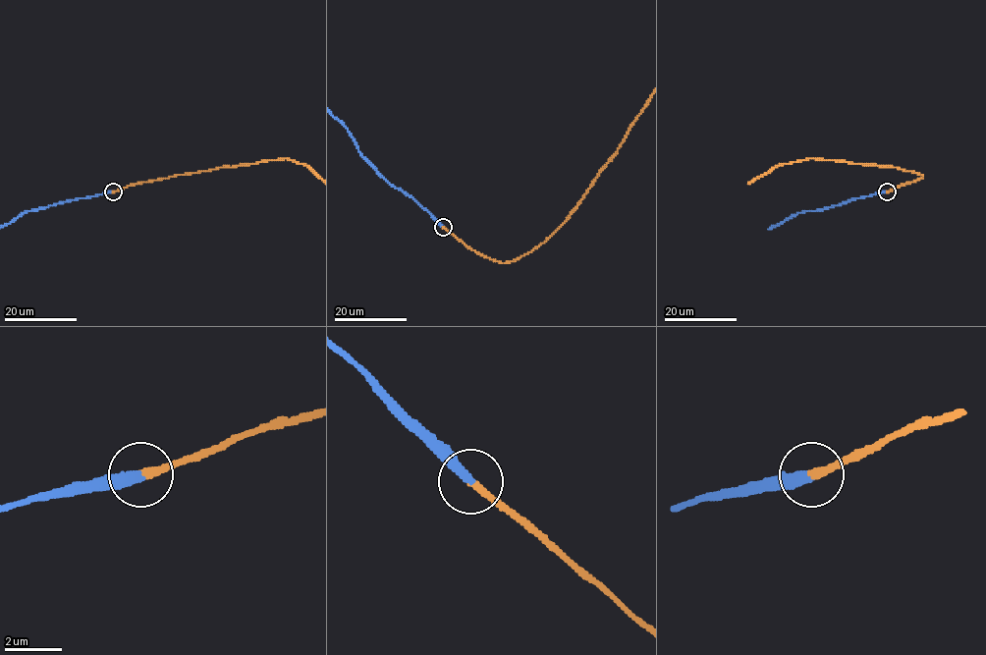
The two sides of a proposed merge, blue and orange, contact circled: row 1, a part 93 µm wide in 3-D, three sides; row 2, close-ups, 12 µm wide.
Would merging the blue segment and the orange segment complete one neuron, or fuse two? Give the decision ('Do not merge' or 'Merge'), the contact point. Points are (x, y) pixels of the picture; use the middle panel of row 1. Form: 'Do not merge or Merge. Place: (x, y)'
Merge. Place: (443, 227)

